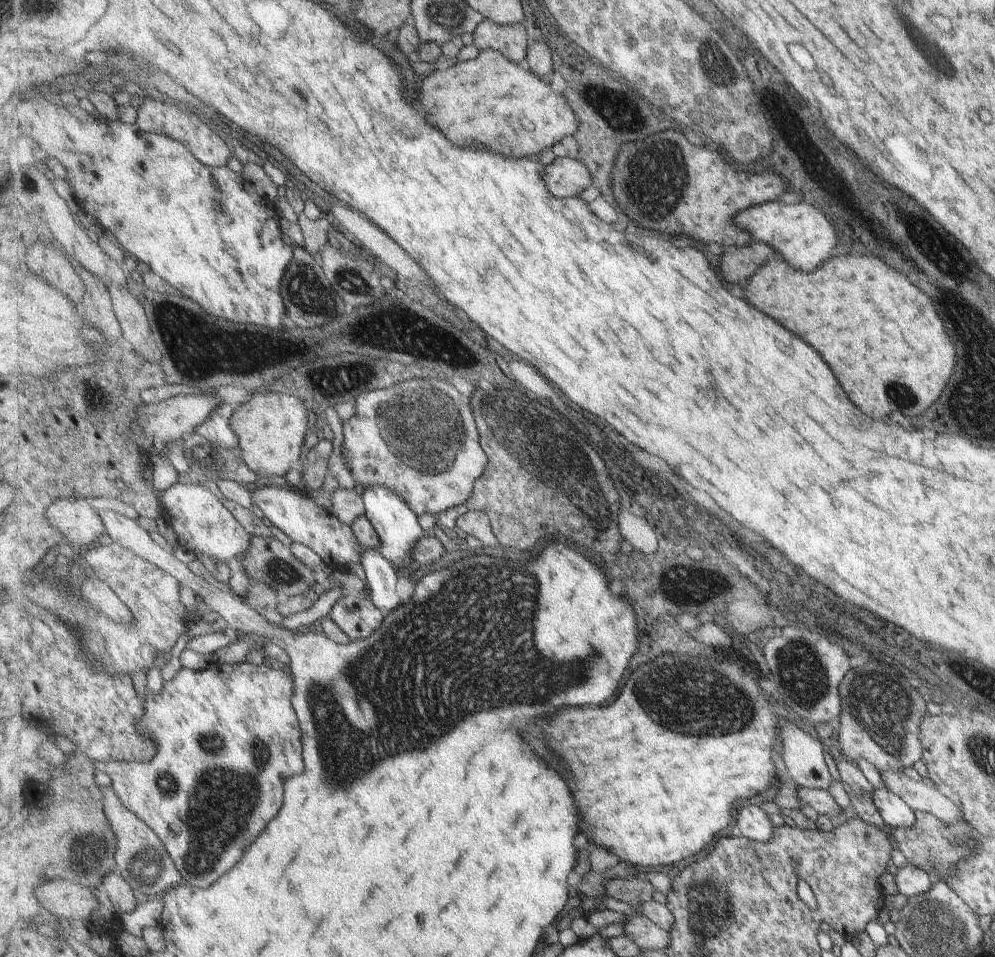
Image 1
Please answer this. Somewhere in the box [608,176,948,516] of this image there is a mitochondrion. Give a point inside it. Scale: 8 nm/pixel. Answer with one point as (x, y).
(898, 395)

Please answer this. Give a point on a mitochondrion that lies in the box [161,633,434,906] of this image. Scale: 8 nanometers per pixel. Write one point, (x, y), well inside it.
(208, 739)

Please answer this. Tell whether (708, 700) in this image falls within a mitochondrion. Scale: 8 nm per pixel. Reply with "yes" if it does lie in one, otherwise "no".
yes

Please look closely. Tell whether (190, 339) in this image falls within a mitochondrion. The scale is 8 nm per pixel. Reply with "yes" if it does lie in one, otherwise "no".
yes

